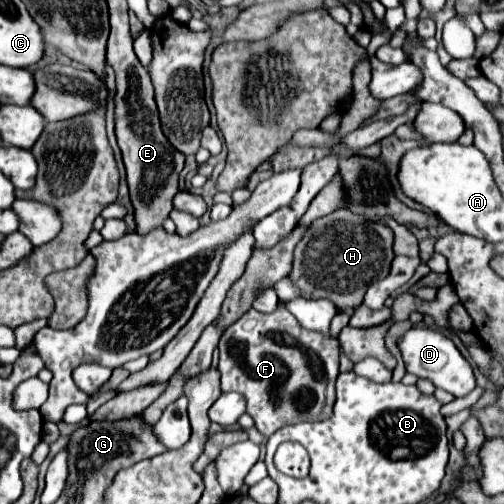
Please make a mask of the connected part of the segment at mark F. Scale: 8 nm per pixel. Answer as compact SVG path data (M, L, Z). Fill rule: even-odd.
M278 307L274 313L260 313L256 309L248 309L236 323L232 323L224 331L218 349L220 349L218 369L222 373L222 391L224 393L236 391L246 397L246 413L254 419L256 429L264 437L270 437L274 431L278 431L284 425L322 417L326 397L332 397L332 387L338 377L338 365L340 365L338 339L328 341L326 335L304 329L296 321L296 317L284 307Z

